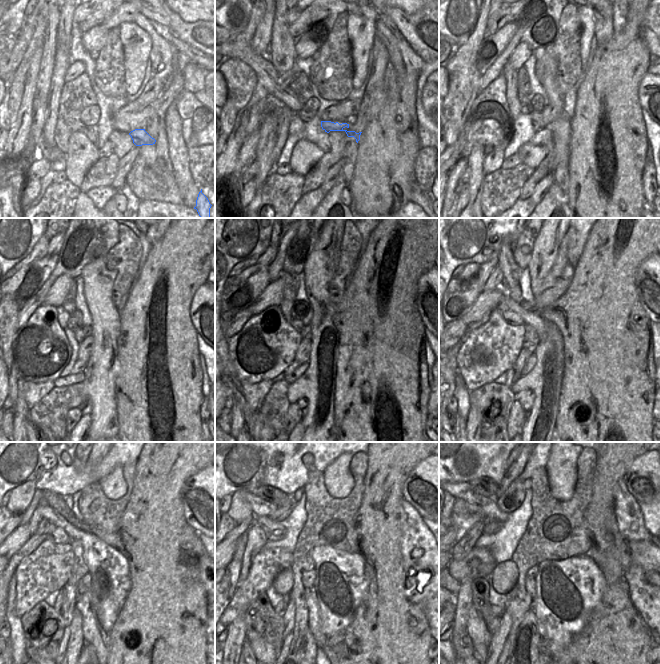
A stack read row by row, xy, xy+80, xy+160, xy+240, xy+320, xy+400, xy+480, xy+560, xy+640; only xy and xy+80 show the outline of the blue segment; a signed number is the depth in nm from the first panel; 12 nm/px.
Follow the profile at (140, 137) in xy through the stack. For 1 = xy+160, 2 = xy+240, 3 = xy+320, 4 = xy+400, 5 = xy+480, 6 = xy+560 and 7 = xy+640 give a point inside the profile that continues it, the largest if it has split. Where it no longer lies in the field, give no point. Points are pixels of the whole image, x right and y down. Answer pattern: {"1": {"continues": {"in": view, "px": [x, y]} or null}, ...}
{"1": {"continues": {"in": "xy+160", "px": [534, 115]}}, "2": {"continues": {"in": "xy+240", "px": [80, 337]}}, "3": {"continues": {"in": "xy+320", "px": [296, 323]}}, "4": {"continues": {"in": "xy+400", "px": [510, 317]}}, "5": {"continues": {"in": "xy+480", "px": [55, 534]}}, "6": {"continues": {"in": "xy+560", "px": [274, 531]}}, "7": {"continues": {"in": "xy+640", "px": [482, 515]}}}

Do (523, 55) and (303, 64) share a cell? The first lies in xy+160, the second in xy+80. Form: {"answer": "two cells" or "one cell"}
{"answer": "two cells"}

